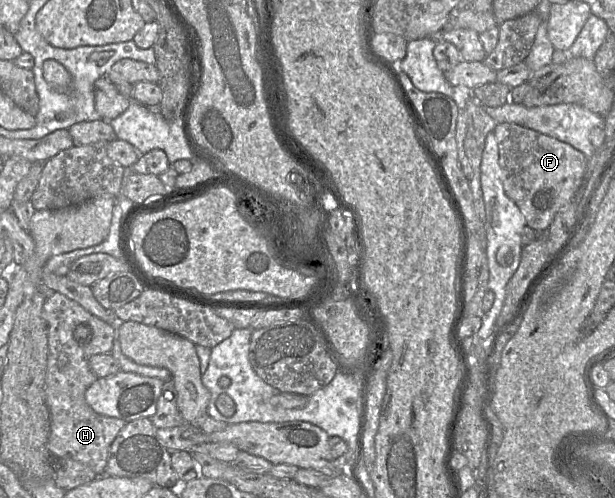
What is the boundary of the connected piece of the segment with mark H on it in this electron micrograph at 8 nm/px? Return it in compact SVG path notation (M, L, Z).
M49 292L46 300L43 304L43 316L47 322L47 336L48 336L48 359L47 359L47 367L46 367L46 381L45 381L45 401L46 405L49 409L50 413L50 434L48 438L47 448L49 453L54 458L71 458L73 460L79 461L88 467L90 467L97 476L105 475L105 468L107 464L109 448L116 438L117 434L120 430L126 425L126 421L114 417L104 416L96 413L86 402L85 393L88 387L95 382L98 377L94 374L89 365L89 359L91 356L96 354L105 354L110 353L113 347L113 339L114 339L114 327L103 320L97 318L92 315L88 311L86 311L80 304L69 299L65 295L59 292Z

